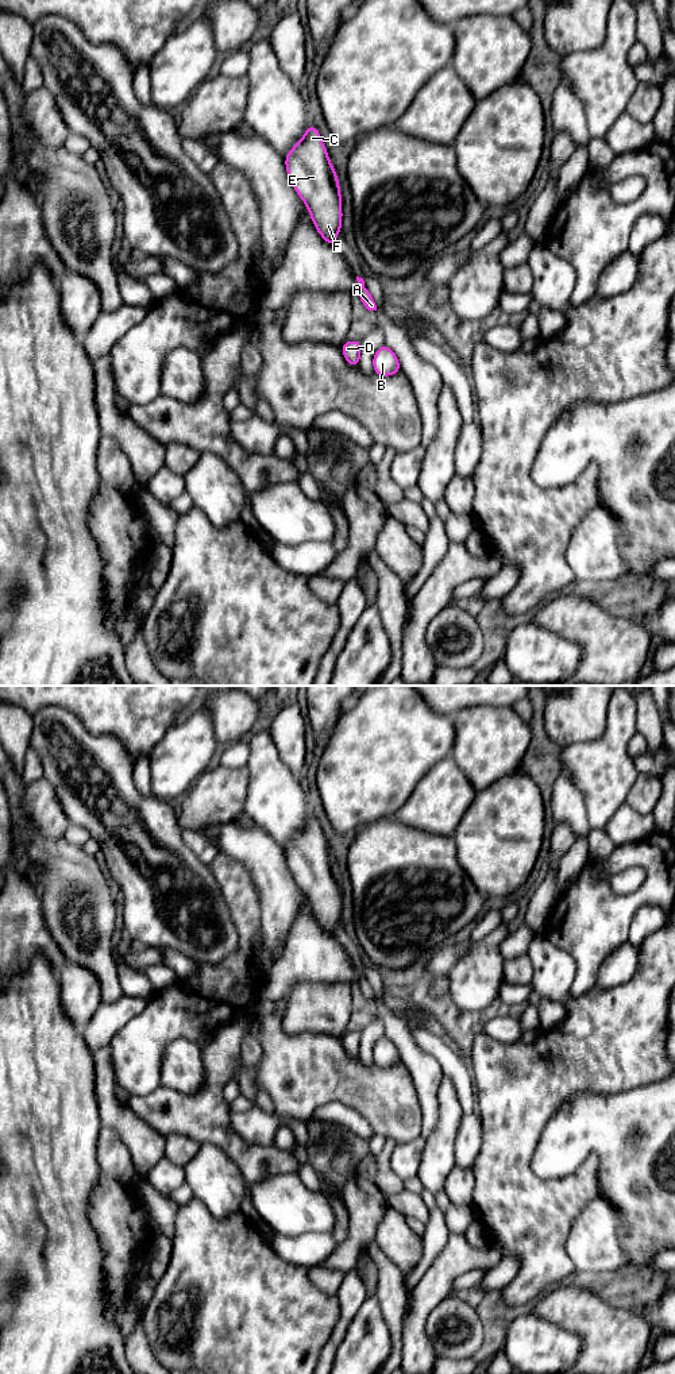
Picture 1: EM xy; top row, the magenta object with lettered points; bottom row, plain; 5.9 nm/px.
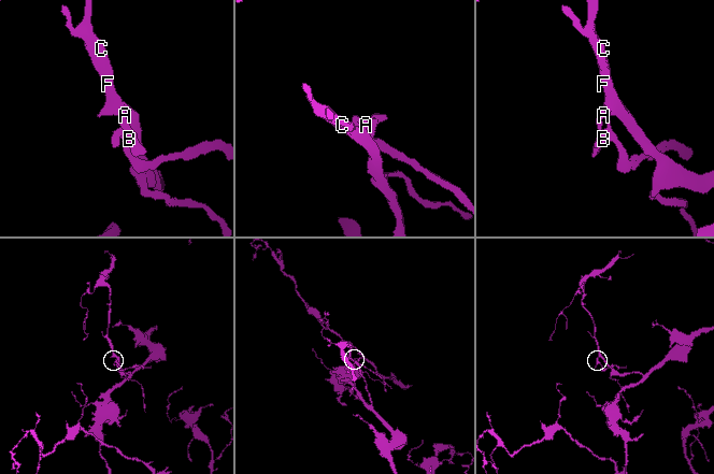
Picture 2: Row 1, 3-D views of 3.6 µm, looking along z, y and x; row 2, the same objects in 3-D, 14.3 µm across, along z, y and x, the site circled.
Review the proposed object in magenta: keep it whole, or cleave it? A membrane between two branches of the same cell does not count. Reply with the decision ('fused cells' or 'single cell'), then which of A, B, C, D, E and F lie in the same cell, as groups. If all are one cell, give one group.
single cell; groups A B C D E F

